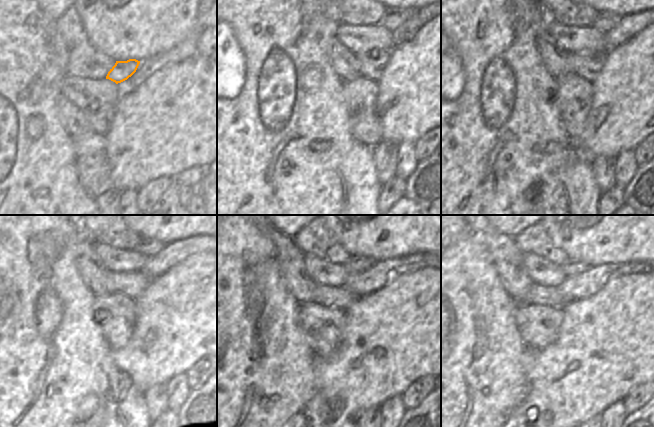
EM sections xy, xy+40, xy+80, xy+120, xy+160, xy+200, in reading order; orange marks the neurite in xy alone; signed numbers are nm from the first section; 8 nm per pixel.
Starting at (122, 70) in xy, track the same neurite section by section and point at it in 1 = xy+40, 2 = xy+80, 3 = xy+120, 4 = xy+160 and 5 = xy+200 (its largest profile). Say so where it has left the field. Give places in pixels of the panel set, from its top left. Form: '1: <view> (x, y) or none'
1: xy+40 (345, 63)
2: xy+80 (554, 59)
3: xy+120 (95, 274)
4: xy+160 (291, 264)
5: xy+200 (508, 260)

